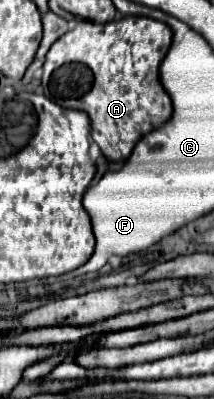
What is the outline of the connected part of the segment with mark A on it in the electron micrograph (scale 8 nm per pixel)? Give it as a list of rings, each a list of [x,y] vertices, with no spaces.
[[[121,17],[121,19],[115,19],[115,21],[103,23],[103,25],[91,23],[91,21],[79,21],[73,31],[67,31],[63,37],[59,37],[59,41],[55,41],[55,43],[51,45],[51,49],[49,49],[47,57],[45,57],[45,65],[43,65],[43,79],[41,79],[43,93],[45,93],[47,99],[55,101],[57,105],[61,105],[61,107],[65,107],[65,109],[85,111],[85,113],[89,115],[89,119],[91,119],[91,137],[93,137],[93,141],[99,145],[101,153],[103,153],[109,161],[125,161],[125,159],[131,155],[133,147],[137,145],[137,141],[139,141],[141,137],[145,137],[147,133],[151,133],[153,129],[157,129],[159,125],[163,125],[165,121],[171,119],[173,105],[171,105],[169,95],[165,93],[165,89],[163,89],[161,83],[159,83],[159,65],[161,65],[163,57],[167,55],[167,51],[169,51],[169,47],[171,47],[171,37],[173,37],[173,33],[171,33],[171,29],[169,29],[165,23],[155,21],[155,19],[149,19],[149,17]]]

